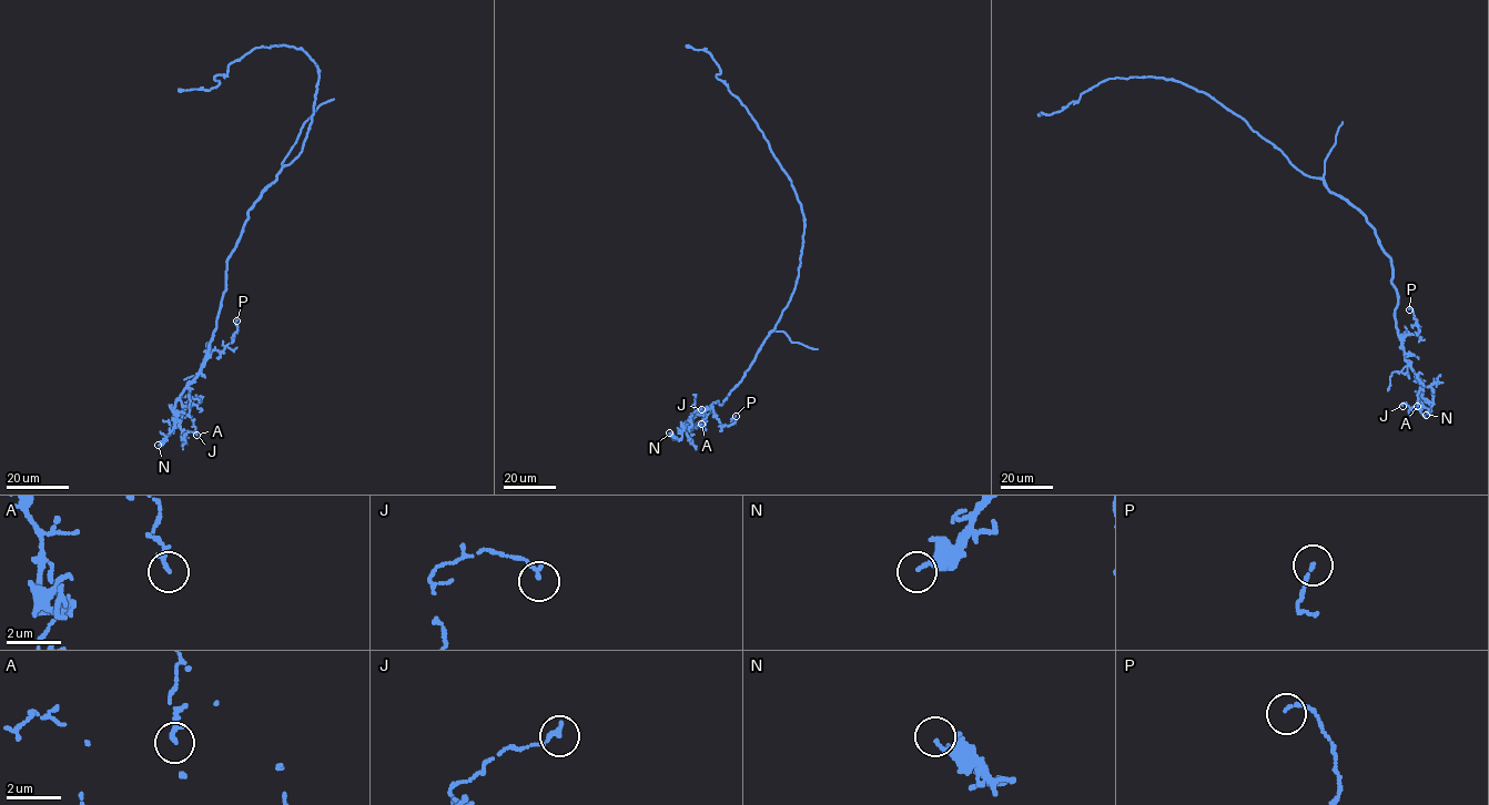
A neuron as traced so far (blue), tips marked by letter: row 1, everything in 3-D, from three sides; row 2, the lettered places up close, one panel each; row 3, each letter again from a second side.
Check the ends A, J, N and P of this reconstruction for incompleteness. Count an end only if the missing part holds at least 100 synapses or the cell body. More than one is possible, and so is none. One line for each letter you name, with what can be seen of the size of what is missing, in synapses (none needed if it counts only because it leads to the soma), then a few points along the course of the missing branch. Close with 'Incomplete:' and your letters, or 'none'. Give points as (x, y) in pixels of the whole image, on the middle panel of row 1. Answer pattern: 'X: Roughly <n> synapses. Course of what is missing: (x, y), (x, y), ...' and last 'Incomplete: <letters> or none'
Incomplete: none

